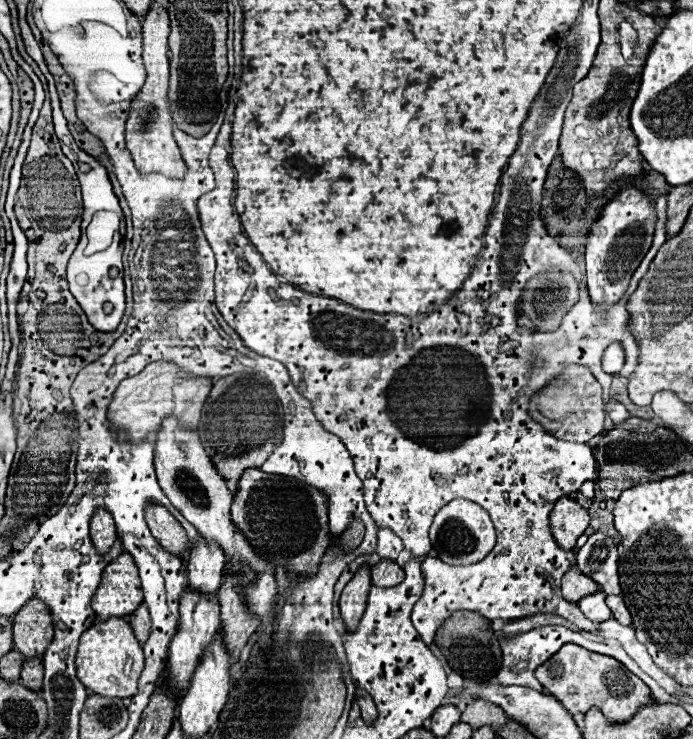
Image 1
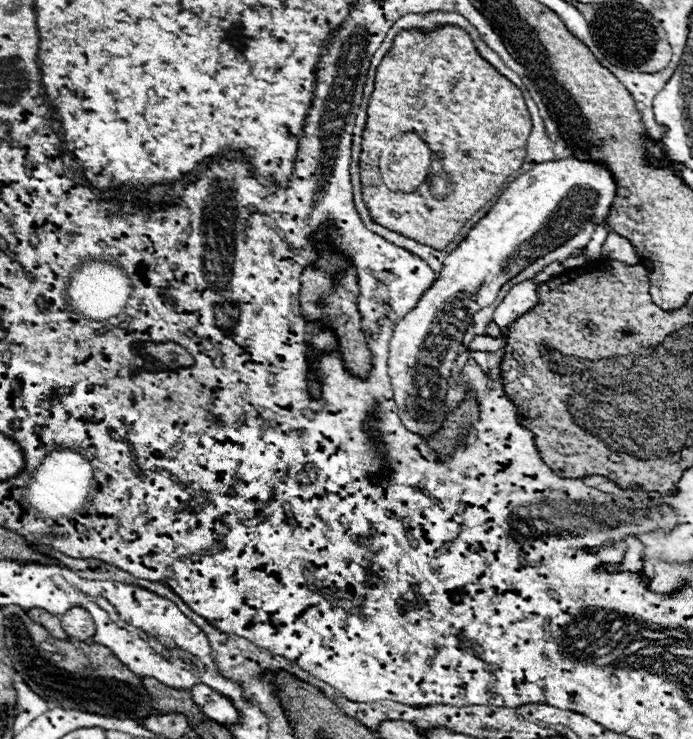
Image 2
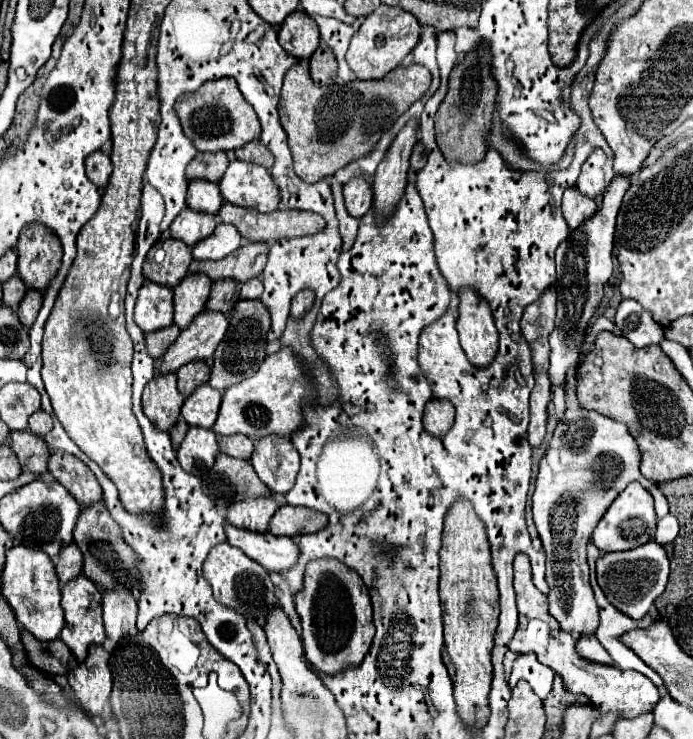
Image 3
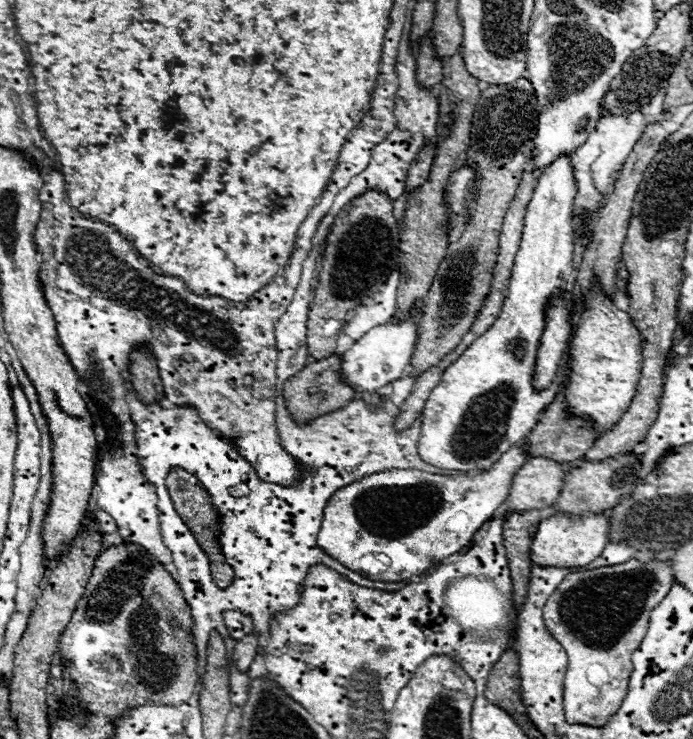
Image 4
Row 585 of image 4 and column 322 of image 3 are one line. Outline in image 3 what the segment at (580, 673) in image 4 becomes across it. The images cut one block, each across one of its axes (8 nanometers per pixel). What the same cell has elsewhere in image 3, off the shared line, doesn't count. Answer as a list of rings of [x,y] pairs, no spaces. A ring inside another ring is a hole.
[[[334,558],[310,562],[306,566],[304,590],[296,596],[296,610],[302,620],[304,654],[314,668],[334,676],[346,666],[362,664],[374,638],[374,624],[370,594],[354,570]]]

